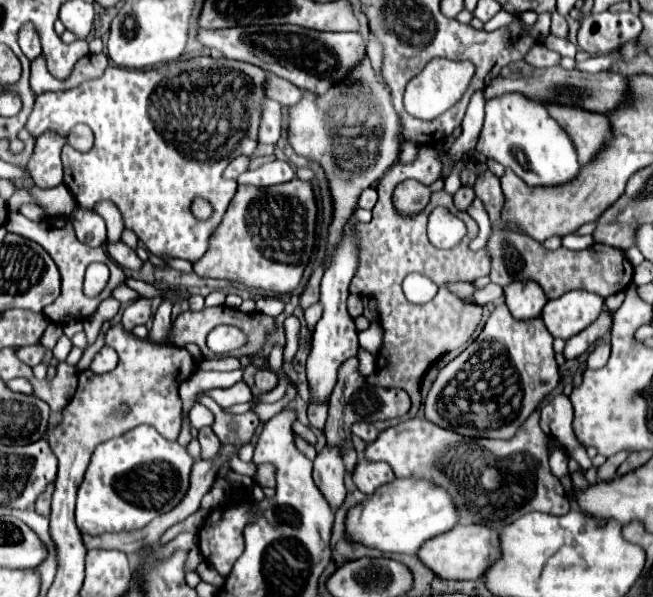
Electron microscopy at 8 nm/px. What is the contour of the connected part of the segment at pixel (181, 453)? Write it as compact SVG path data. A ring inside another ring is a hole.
M140 425L124 435L100 443L78 489L76 525L80 533L98 535L114 531L134 531L154 517L174 509L186 495L194 459L178 441L164 439L154 427Z

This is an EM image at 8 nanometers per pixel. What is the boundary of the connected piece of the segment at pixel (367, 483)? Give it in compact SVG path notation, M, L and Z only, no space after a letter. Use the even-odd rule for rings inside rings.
M358 461L356 471L352 473L354 485L364 493L372 495L380 485L394 481L396 475L392 473L392 467L388 463L370 463L370 461Z

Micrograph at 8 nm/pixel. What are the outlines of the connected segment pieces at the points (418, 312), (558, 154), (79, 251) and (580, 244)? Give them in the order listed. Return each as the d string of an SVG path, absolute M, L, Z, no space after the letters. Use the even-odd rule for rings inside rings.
M420 147L418 157L412 163L394 163L384 173L384 177L378 181L378 203L372 209L372 213L374 213L372 221L358 227L362 253L360 253L360 267L350 283L350 293L376 301L378 321L384 329L382 347L376 355L376 373L372 373L366 379L370 379L370 383L374 387L404 389L412 399L412 409L408 411L408 415L404 415L402 419L378 423L378 427L374 427L374 435L358 435L366 443L374 441L384 429L396 425L398 421L408 421L418 413L420 403L422 403L420 387L422 387L422 381L424 381L424 375L428 373L428 369L444 353L468 343L468 339L472 337L472 333L476 331L476 327L482 319L482 307L460 299L456 293L452 293L448 289L448 283L456 283L456 281L472 283L478 277L488 275L490 273L488 251L486 249L470 251L466 245L458 245L452 251L434 249L434 245L430 245L428 235L426 235L428 215L434 207L446 207L448 211L458 215L470 227L468 231L472 231L472 233L474 233L474 221L466 213L460 213L454 209L452 199L448 197L446 191L432 193L428 205L416 215L402 215L392 203L392 193L398 183L402 183L406 179L416 179L422 185L430 185L440 177L440 171L442 171L442 161L440 161L438 147ZM410 271L422 271L434 283L438 283L440 289L438 289L436 299L432 299L430 303L424 303L424 305L412 305L406 301L406 297L402 293L402 281Z
M510 93L510 95L498 97L498 99L492 99L492 101L486 103L486 121L484 121L484 127L482 127L476 149L480 153L484 153L486 157L496 159L500 165L510 167L530 187L566 185L568 181L574 181L578 177L578 173L580 173L576 147L574 147L570 135L556 123L556 119L550 117L548 109L520 97L520 93Z
M10 213L10 215L8 215L8 221L4 223L4 227L6 227L10 233L22 235L22 237L32 239L32 241L36 241L38 245L42 245L42 247L48 251L48 255L54 259L54 263L58 265L60 275L62 275L62 293L60 293L60 297L58 297L52 305L44 307L46 317L48 317L50 321L54 321L54 323L64 325L68 319L78 319L78 321L80 321L80 319L90 317L90 315L96 311L96 307L98 307L106 297L110 297L112 289L124 281L124 271L120 269L120 265L116 265L116 261L112 261L112 259L106 255L106 251L104 251L102 247L88 247L88 245L84 245L84 243L80 243L80 241L76 239L72 221L68 221L68 217L46 217L46 219L42 219L42 221L30 221L30 219L26 219L22 213ZM92 261L102 261L102 263L106 263L106 265L110 267L110 279L108 279L108 285L104 287L104 291L102 291L100 295L96 295L96 297L86 297L84 291L82 291L82 283L84 283L84 271L86 271L86 267L88 267Z
M566 235L566 237L562 239L562 245L568 247L568 249L584 249L584 247L588 247L588 245L592 245L592 243L594 243L592 235L586 235L586 237L580 237L580 235Z

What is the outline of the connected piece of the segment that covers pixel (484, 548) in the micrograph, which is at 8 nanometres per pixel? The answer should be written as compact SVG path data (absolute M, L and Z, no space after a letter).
M458 523L456 529L452 529L452 533L442 533L440 537L426 541L418 551L418 557L442 579L480 579L500 559L500 533L484 525Z

